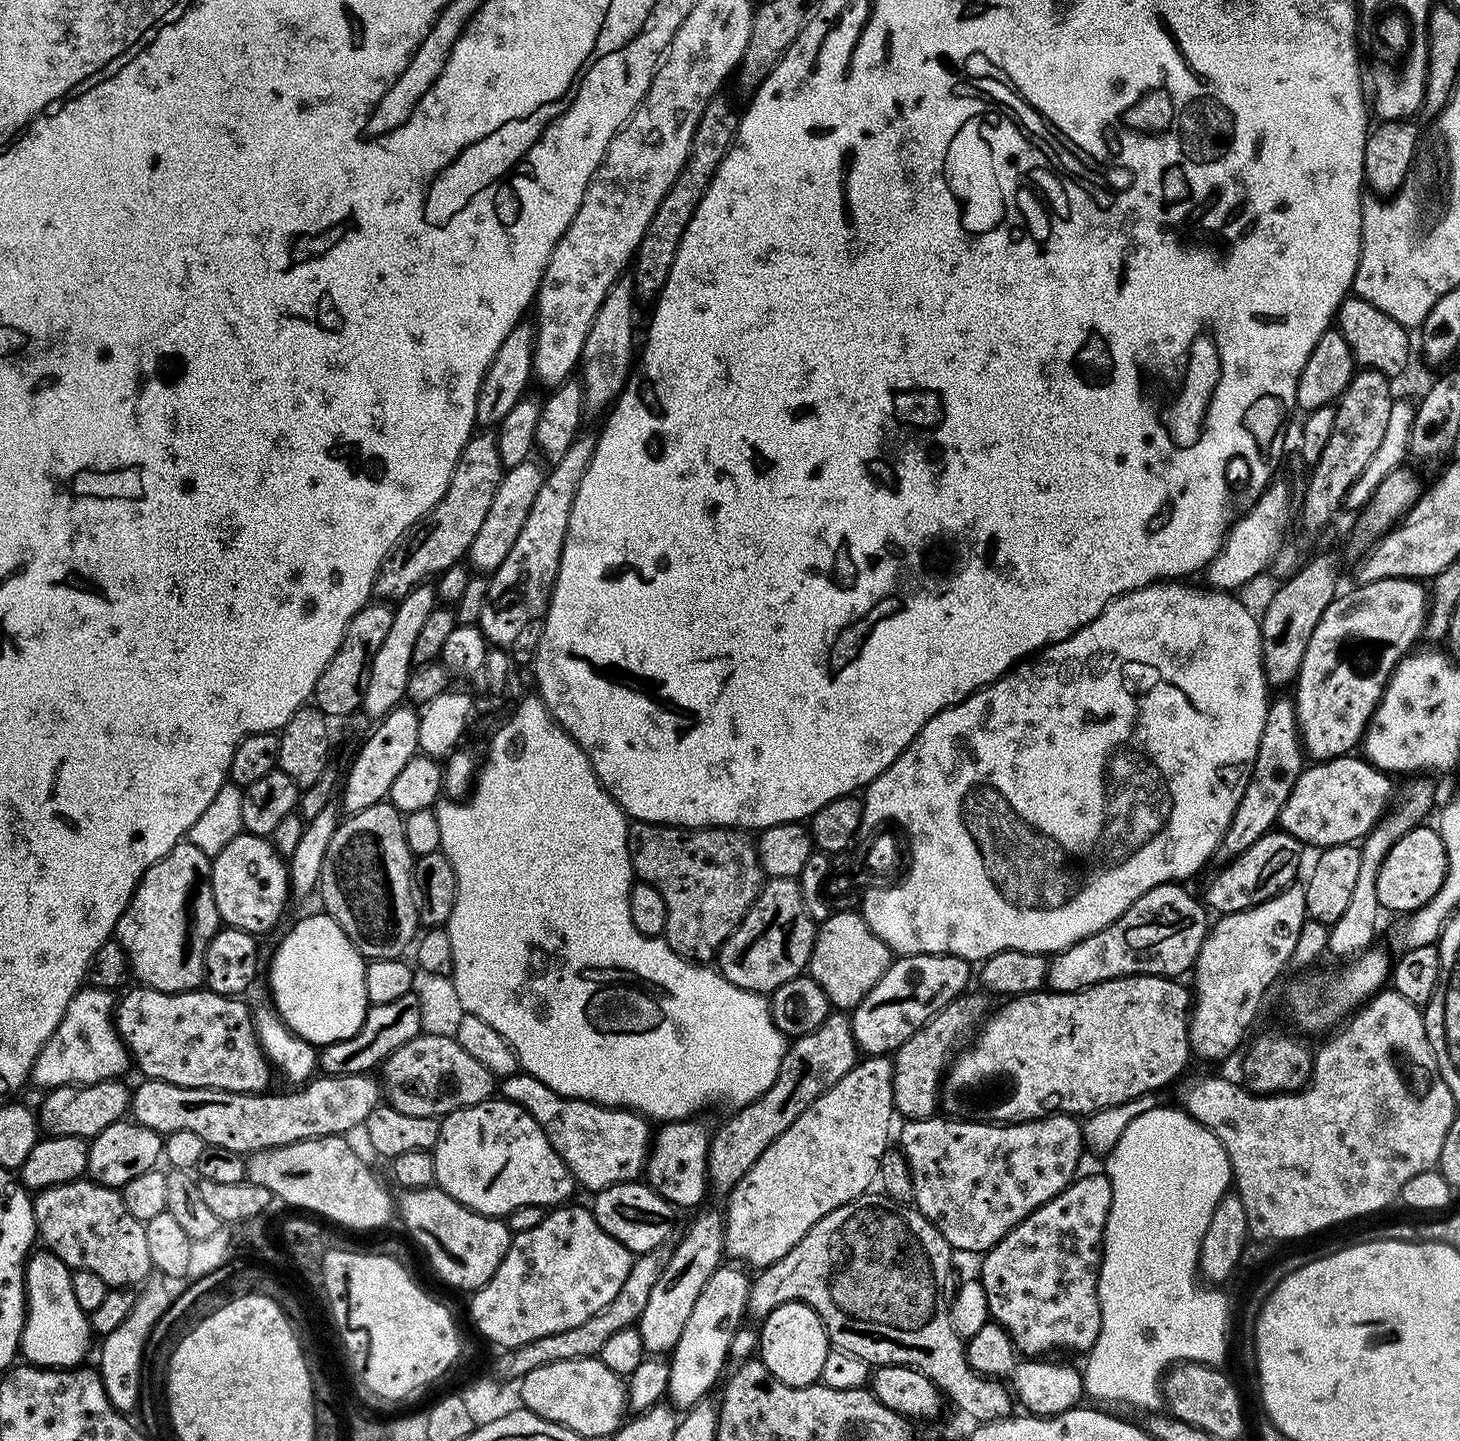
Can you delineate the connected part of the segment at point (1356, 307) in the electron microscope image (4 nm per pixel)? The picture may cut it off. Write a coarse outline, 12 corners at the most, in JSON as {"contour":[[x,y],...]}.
{"contour":[[1355,294],[1334,324],[1361,369],[1402,373],[1409,329]]}

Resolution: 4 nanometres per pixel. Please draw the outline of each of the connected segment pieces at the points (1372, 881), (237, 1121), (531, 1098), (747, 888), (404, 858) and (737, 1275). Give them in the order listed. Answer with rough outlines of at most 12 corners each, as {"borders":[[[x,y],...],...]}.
{"borders":[[[1412,778],[1359,845],[1350,903],[1327,951],[1351,958],[1376,936],[1378,870],[1425,823],[1436,788]],[[363,1072],[296,1092],[144,1078],[130,1116],[241,1154],[344,1136],[382,1100]],[[523,1070],[498,1092],[595,1194],[645,1171],[650,1124]],[[632,822],[663,939],[712,962],[766,883],[739,828]],[[391,802],[341,819],[323,911],[368,960],[422,928],[404,818]],[[721,1266],[671,1350],[667,1399],[689,1410],[721,1379],[750,1276]]]}

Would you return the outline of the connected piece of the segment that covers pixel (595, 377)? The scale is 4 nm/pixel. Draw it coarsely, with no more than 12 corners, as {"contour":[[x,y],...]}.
{"contour":[[631,279],[615,280],[578,365],[589,417],[634,371]]}

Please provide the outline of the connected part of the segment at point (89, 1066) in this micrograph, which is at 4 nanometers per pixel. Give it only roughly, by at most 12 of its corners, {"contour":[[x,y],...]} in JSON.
{"contour":[[111,991],[74,994],[30,1077],[40,1090],[130,1068]]}

